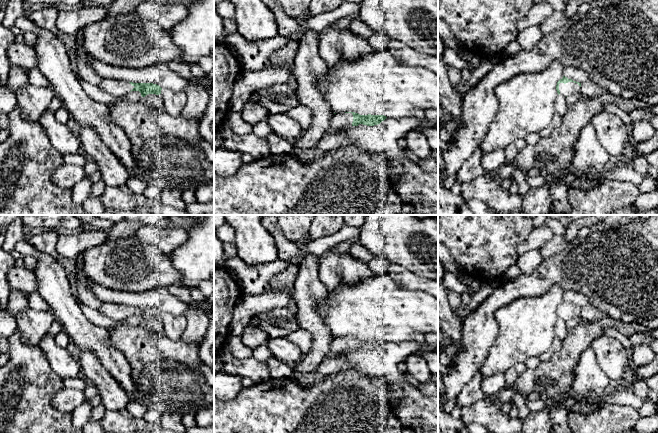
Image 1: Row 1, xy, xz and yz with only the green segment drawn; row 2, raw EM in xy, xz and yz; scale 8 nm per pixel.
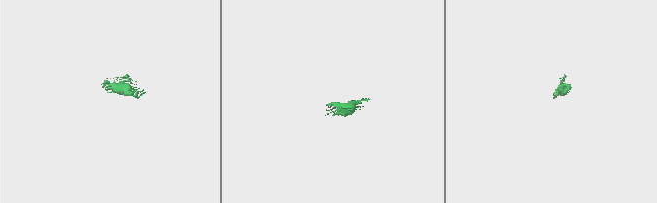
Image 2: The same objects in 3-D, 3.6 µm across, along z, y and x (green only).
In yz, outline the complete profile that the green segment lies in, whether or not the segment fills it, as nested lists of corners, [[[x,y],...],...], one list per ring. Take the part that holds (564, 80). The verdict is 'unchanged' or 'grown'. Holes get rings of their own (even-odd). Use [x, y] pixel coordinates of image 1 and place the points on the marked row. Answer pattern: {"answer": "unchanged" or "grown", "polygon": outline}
{"answer": "grown", "polygon": [[[563,76],[557,82],[556,90],[558,95],[562,94],[563,96],[569,96],[573,93],[580,92],[581,83],[573,81],[572,79],[568,79],[567,77]]]}

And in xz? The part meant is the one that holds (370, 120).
{"answer": "grown", "polygon": [[[355,112],[337,113],[331,118],[330,125],[323,136],[338,135],[351,126],[358,126],[359,124],[367,126],[378,125],[386,118],[384,115],[360,115]]]}

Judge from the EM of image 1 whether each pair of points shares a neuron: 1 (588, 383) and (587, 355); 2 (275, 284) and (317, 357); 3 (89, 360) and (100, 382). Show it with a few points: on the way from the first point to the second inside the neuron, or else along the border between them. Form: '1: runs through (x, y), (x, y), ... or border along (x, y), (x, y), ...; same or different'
1: runs through (588, 376), (587, 362); same
2: border along (291, 293), (297, 306), (296, 316); different
3: runs through (90, 365), (91, 369), (99, 377); same

